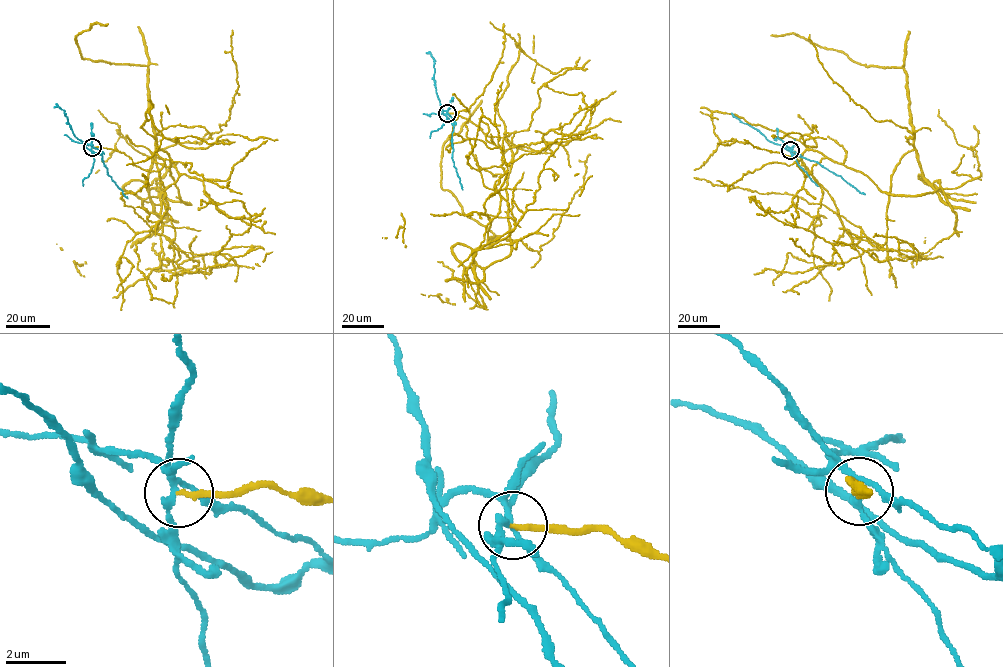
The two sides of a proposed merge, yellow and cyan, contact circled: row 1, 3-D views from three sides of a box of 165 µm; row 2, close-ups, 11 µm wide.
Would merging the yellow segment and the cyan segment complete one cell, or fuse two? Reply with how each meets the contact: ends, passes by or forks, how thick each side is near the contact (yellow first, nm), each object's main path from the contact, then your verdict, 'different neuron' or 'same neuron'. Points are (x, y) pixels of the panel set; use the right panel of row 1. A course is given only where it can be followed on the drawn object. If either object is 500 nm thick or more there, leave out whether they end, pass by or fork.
yellow ends there; cyan forks there; 200 nm thick on the yellow side, 170 nm on the other; yellow runs (790, 150), (807, 170), (802, 153), (816, 150), (895, 195), (938, 188), (917, 158), (902, 68), (770, 35); cyan runs (790, 150), (817, 161), (865, 194); different neuron

